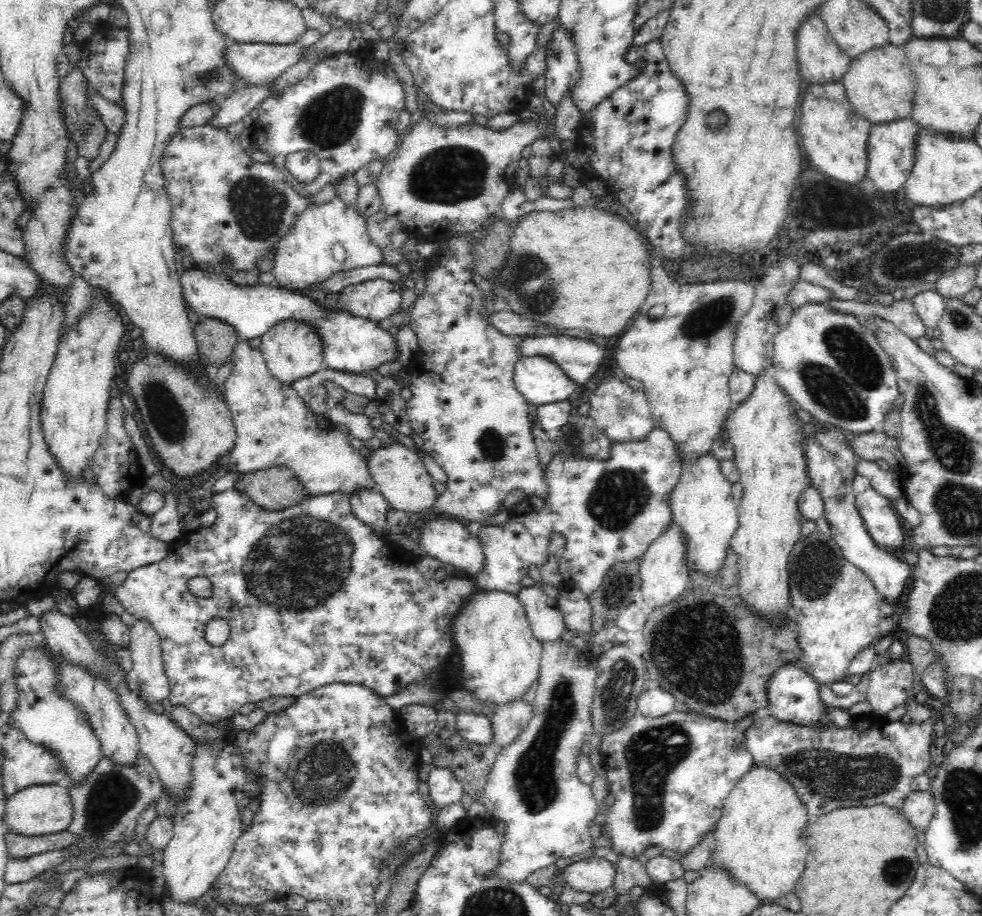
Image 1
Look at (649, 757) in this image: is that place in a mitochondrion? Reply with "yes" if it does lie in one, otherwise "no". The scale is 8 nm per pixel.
yes

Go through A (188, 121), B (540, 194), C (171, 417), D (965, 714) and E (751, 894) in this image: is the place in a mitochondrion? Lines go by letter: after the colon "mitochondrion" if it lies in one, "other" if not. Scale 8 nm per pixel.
A: other
B: other
C: mitochondrion
D: other
E: other

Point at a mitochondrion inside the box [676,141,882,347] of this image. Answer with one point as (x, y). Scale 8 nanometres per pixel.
(703, 322)

